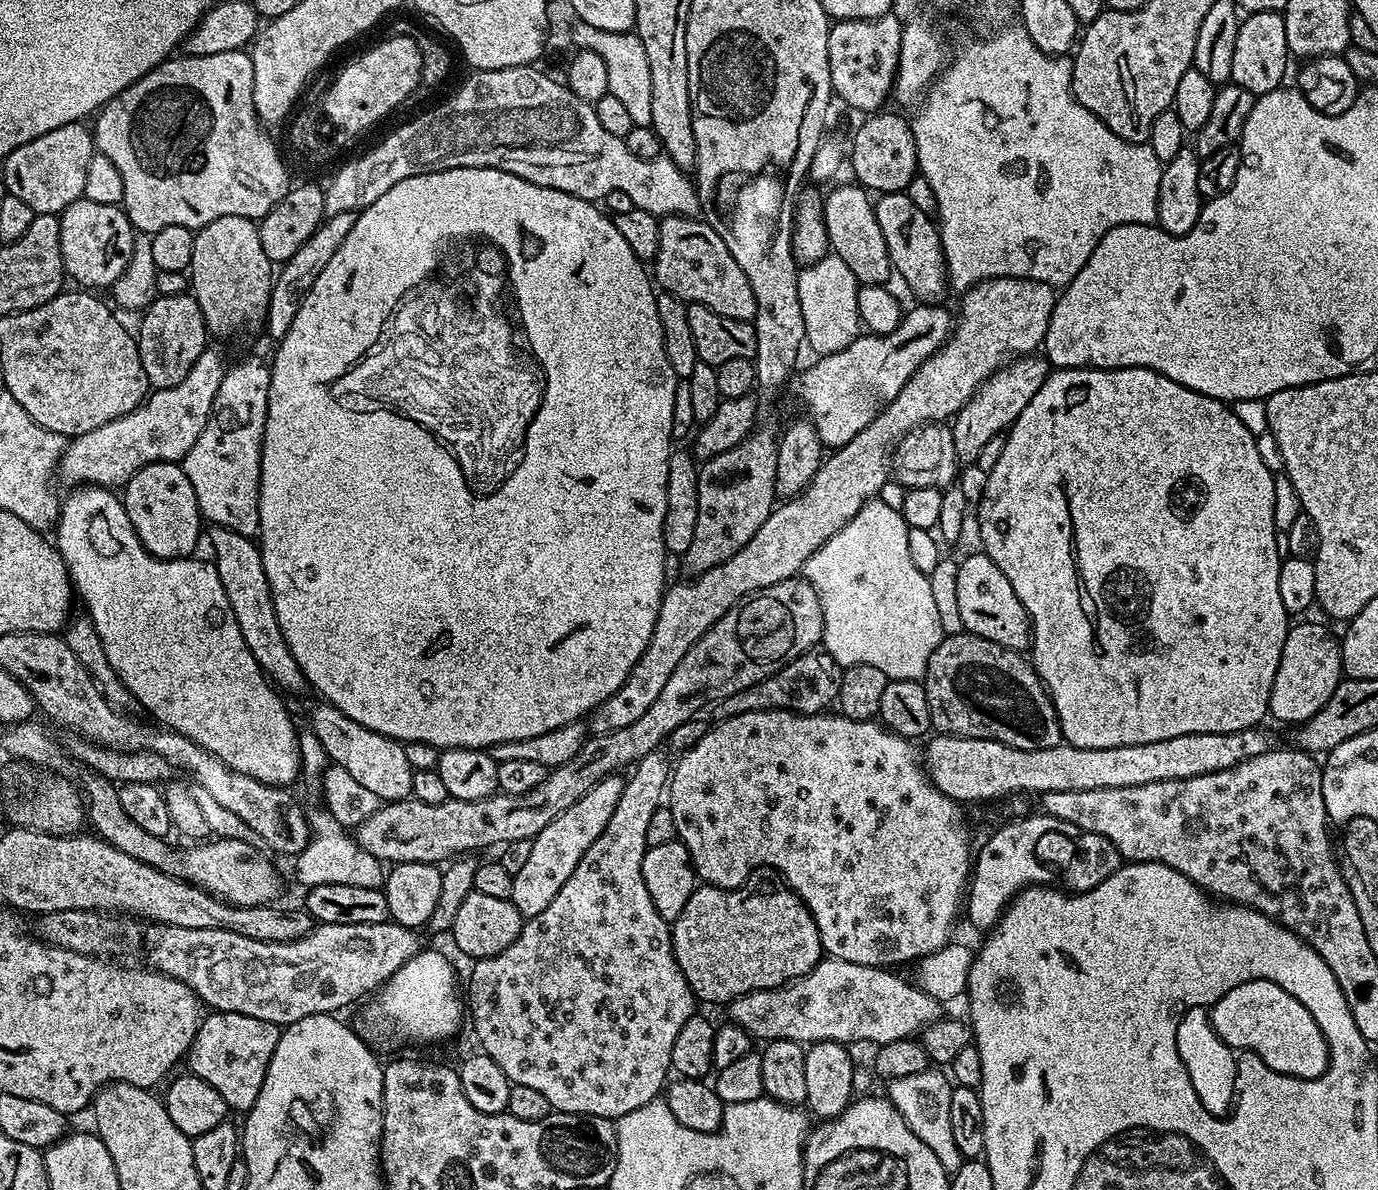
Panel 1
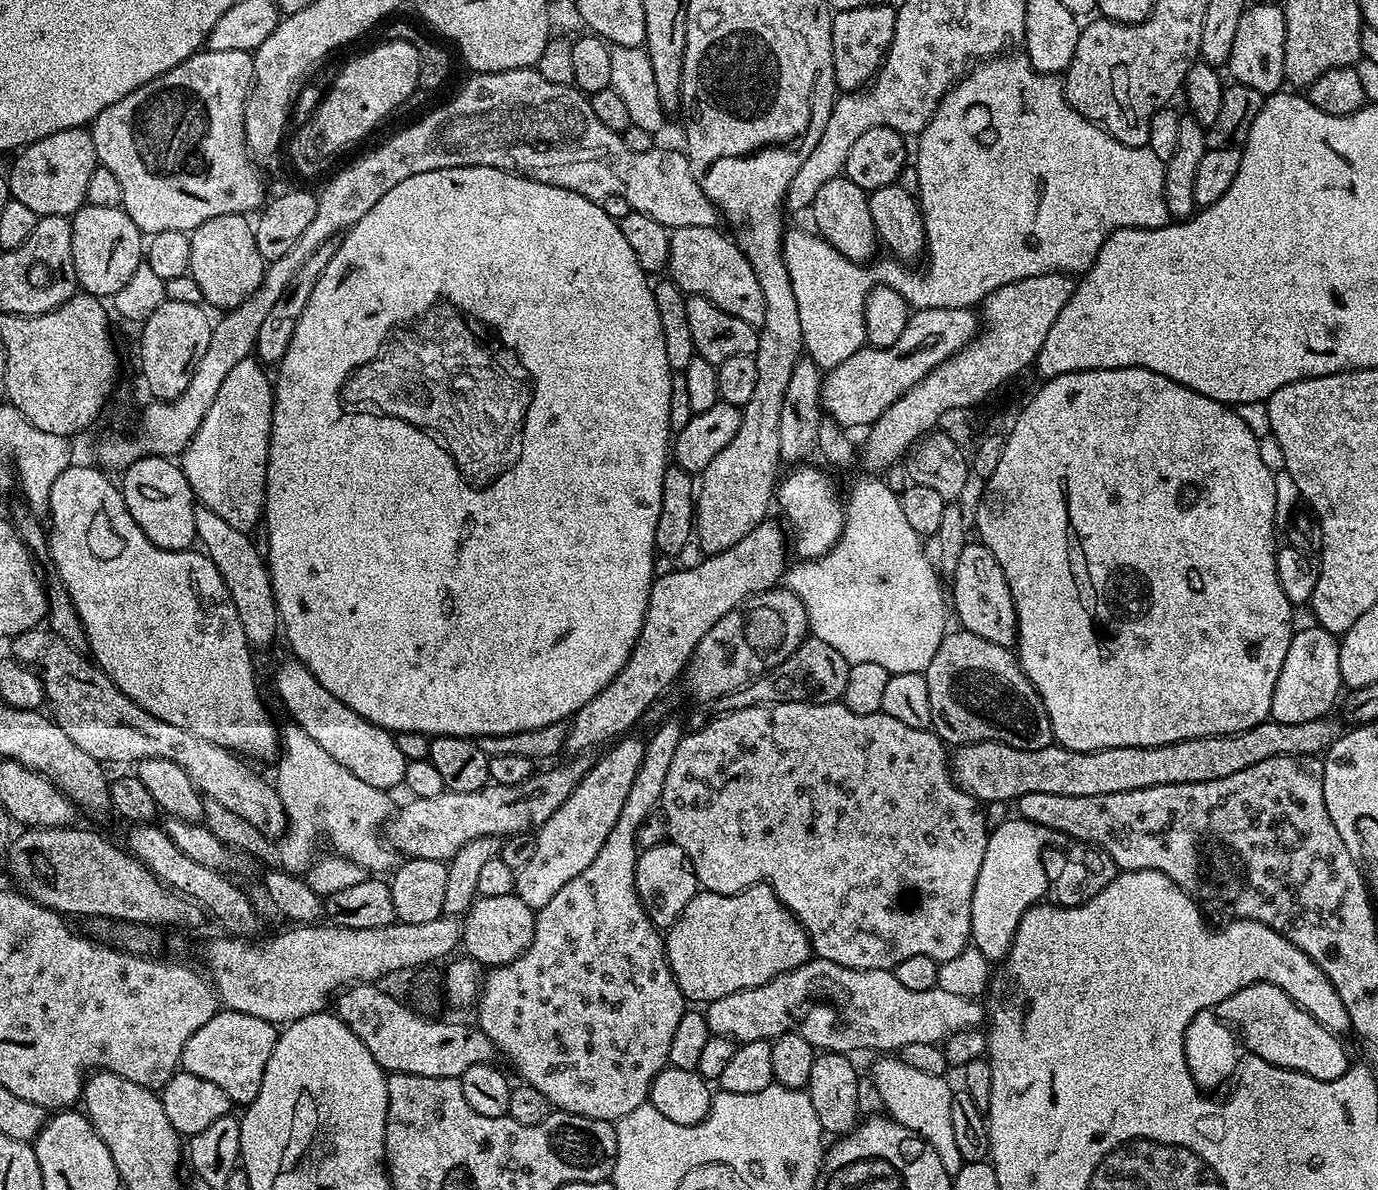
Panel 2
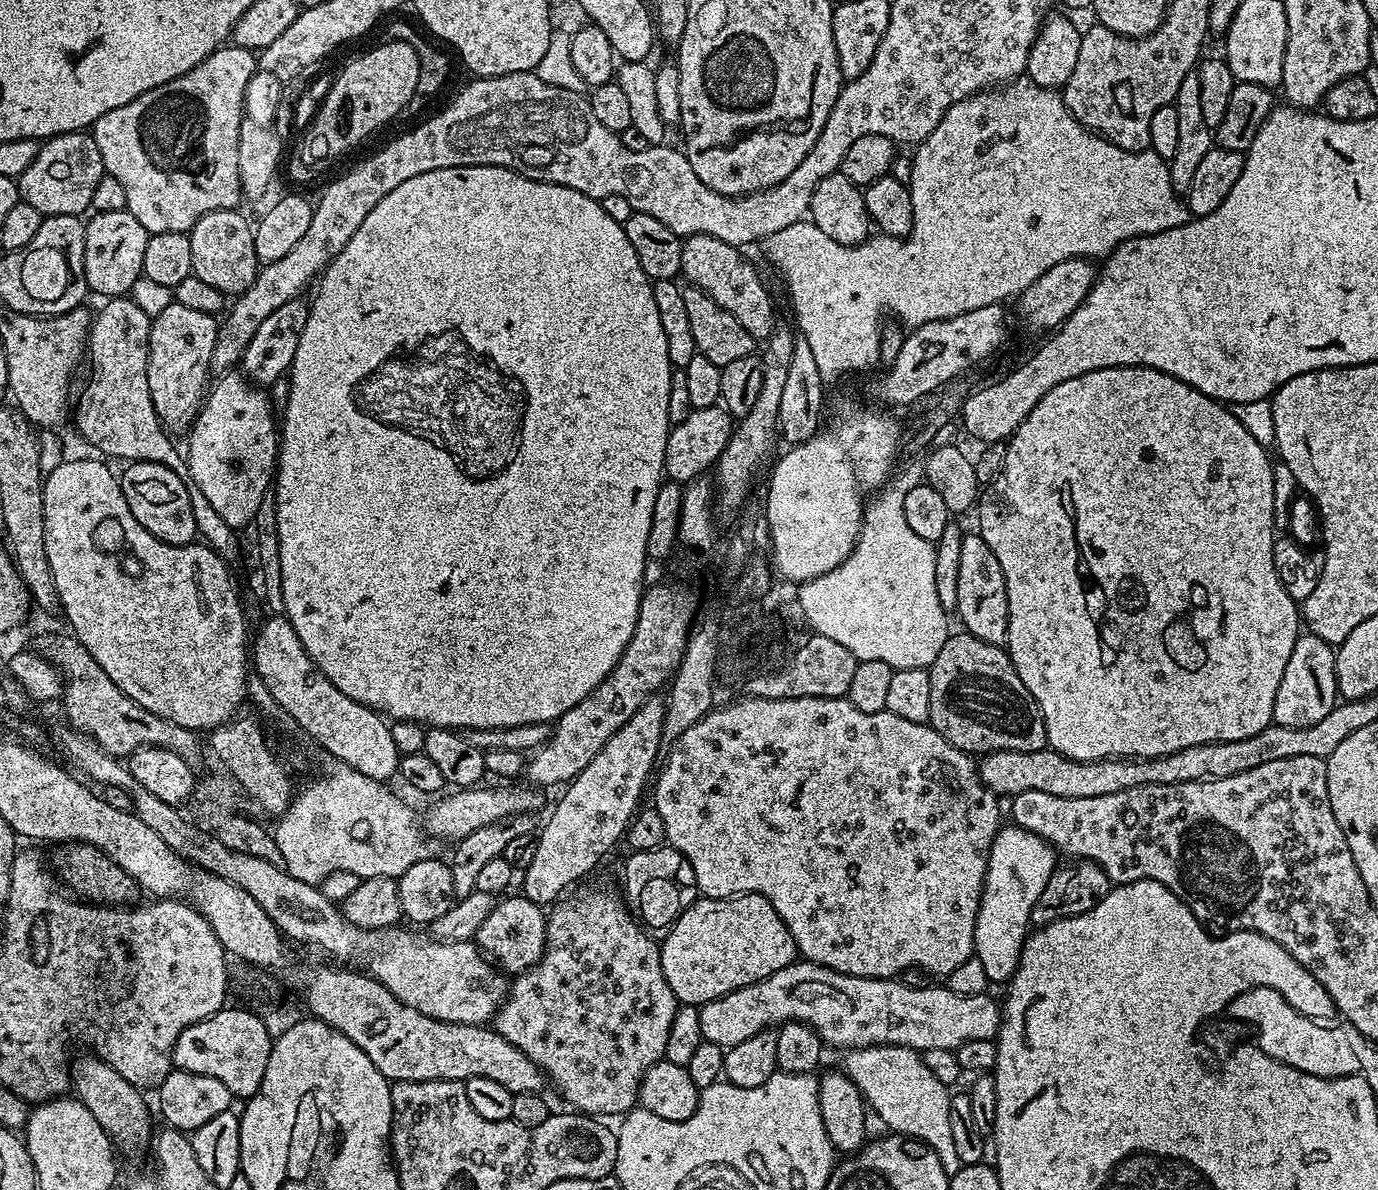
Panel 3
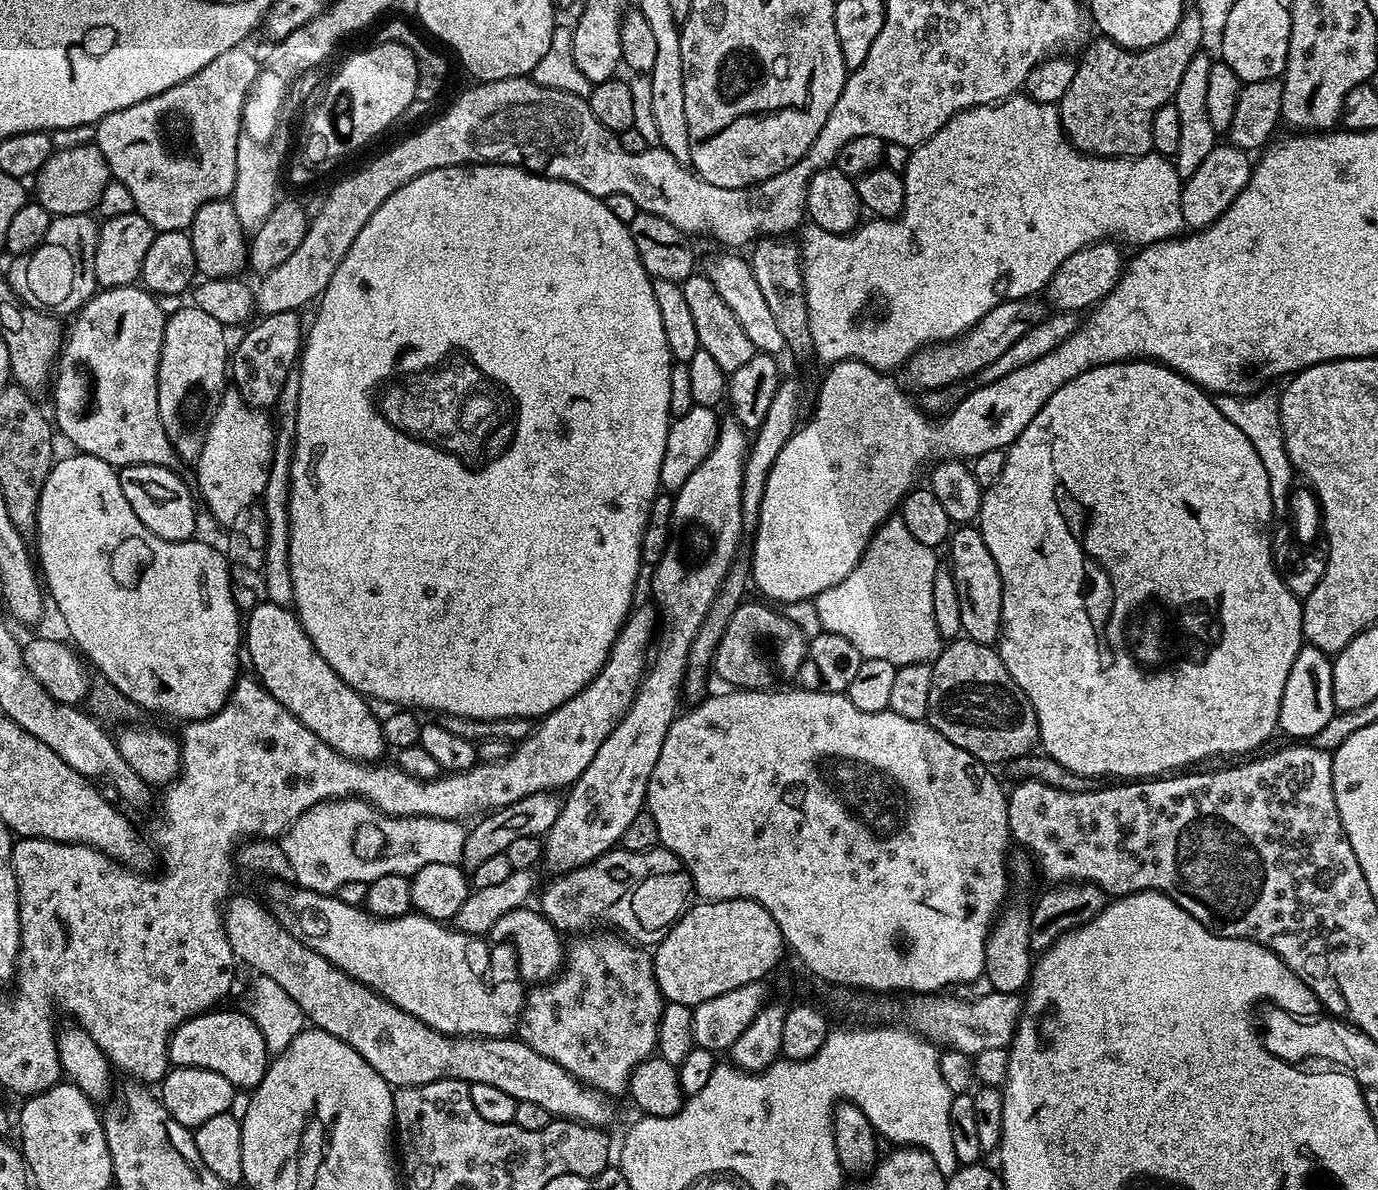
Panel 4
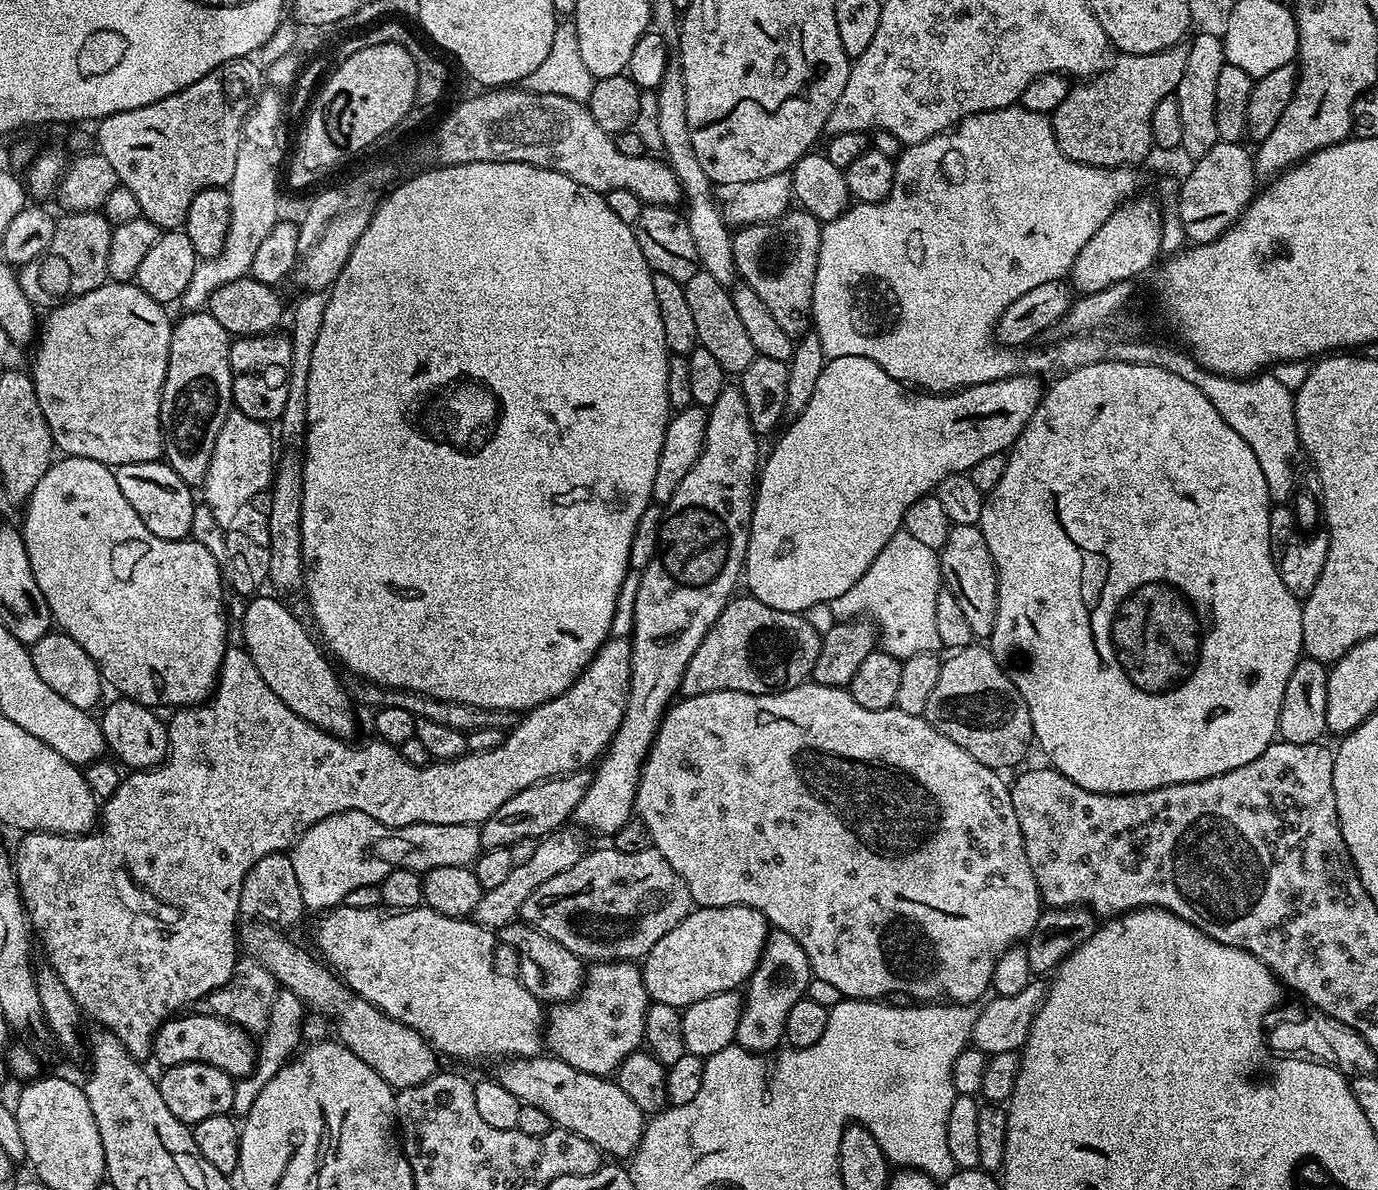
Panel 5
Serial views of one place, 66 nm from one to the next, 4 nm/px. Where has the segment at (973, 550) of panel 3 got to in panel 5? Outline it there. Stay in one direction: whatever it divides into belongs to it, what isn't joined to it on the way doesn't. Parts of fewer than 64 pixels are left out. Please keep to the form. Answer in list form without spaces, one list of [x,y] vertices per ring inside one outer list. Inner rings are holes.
[[[953,524],[946,542],[940,547],[938,553],[943,583],[947,591],[954,594],[958,606],[970,622],[973,637],[991,637],[998,606],[998,582],[996,563],[990,554],[990,546],[986,546],[986,538],[982,530],[975,524]]]

